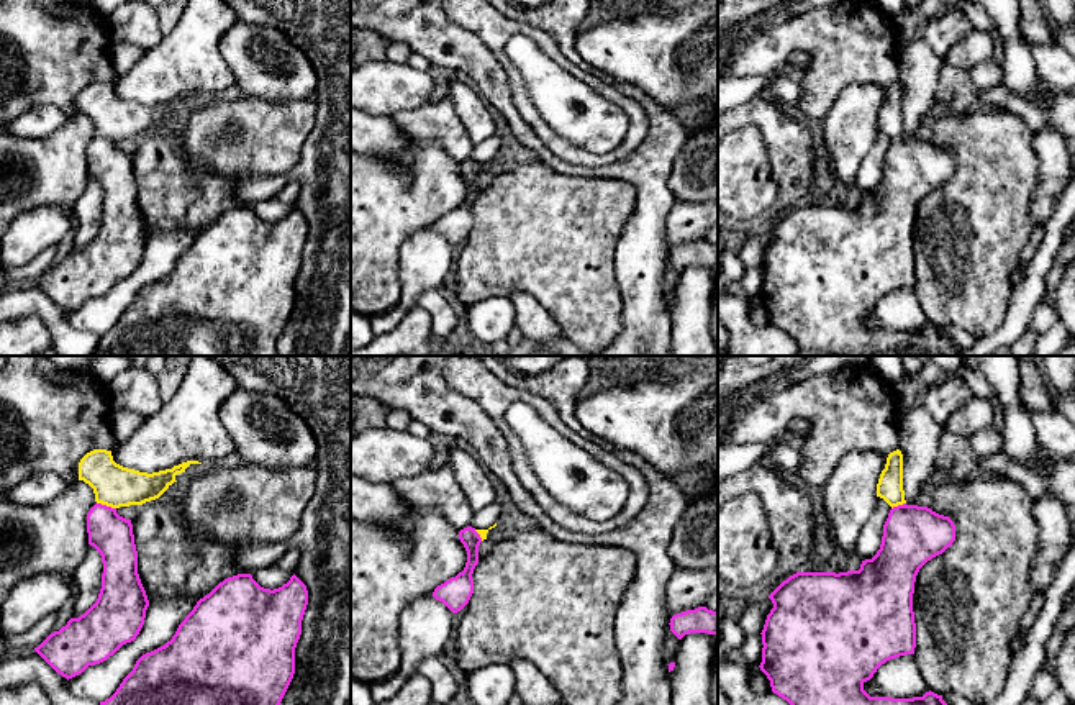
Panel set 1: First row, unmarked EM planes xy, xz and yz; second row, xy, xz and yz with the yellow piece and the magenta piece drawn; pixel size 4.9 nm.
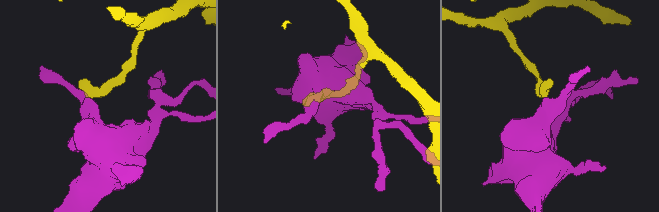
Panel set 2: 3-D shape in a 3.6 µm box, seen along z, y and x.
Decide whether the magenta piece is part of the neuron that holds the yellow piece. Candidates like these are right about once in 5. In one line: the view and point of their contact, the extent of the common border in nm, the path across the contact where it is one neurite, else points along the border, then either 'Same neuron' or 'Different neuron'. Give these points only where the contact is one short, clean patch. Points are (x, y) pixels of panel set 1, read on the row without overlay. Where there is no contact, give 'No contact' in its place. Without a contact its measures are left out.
Touches yellow at xy (107, 138). Shared border 100 nm. Boundary: xy (97, 135), (115, 141). Different neuron

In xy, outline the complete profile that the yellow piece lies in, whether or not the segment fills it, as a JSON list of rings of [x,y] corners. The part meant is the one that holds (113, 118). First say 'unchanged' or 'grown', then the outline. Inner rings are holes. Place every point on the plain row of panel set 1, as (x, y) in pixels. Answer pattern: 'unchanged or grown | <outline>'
unchanged | [[[93,82],[79,95],[79,113],[93,121],[97,136],[111,141],[143,138],[159,131],[177,115],[175,108],[185,105],[190,97],[202,95],[187,93],[172,102],[147,107],[116,97],[111,84]]]

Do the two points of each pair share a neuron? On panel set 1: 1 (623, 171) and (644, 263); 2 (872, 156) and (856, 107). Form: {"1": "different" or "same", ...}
{"1": "same", "2": "different"}

